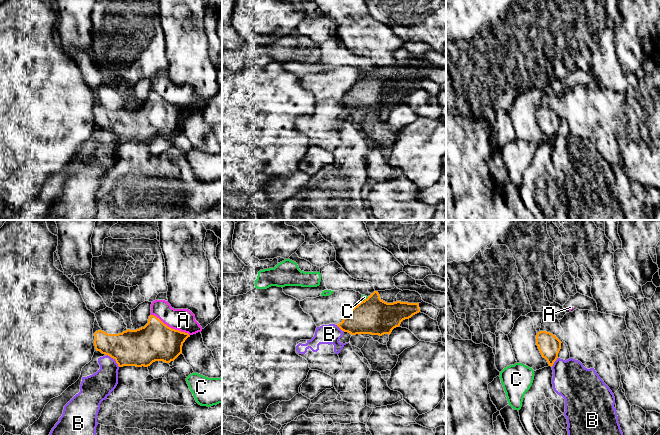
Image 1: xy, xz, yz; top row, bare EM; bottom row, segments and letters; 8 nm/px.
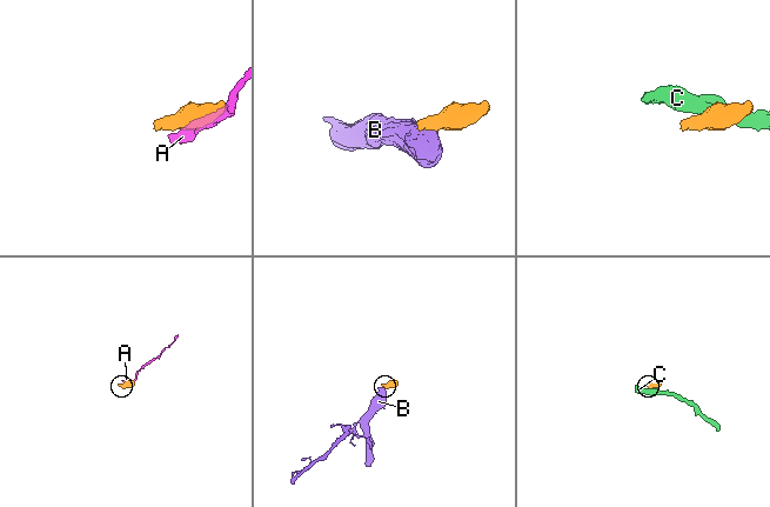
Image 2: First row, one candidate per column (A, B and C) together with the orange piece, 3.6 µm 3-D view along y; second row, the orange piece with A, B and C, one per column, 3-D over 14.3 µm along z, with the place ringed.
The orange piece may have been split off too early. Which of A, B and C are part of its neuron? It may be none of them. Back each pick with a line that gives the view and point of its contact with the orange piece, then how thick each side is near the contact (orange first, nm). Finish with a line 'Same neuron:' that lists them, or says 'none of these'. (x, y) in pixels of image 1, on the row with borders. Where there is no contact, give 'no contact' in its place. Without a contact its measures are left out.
Same neuron: none of these

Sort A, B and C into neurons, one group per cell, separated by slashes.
A / B / C

